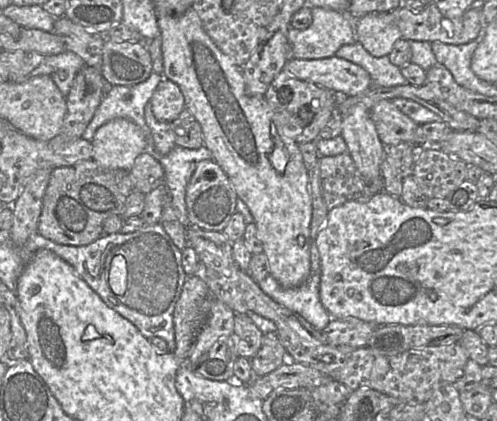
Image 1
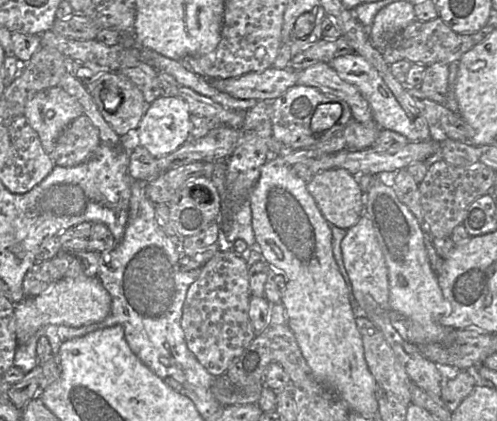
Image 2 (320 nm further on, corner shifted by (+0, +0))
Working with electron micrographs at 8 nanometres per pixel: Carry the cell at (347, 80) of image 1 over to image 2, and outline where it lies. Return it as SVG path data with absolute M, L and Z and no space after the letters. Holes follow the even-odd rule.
M272 66L261 72L250 72L227 79L209 79L209 82L220 91L238 99L274 100L297 84L299 72Z

